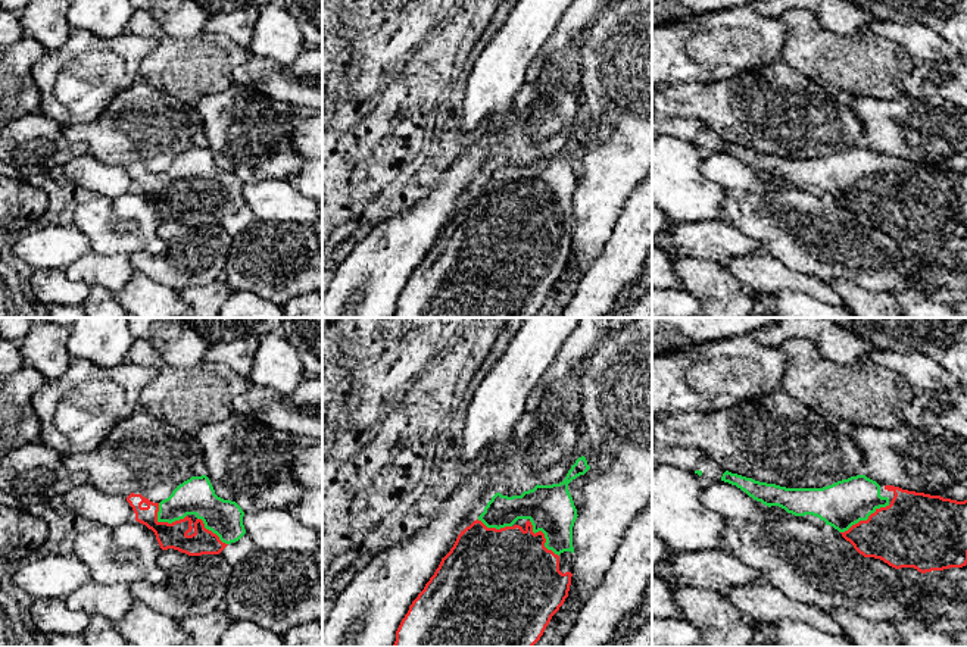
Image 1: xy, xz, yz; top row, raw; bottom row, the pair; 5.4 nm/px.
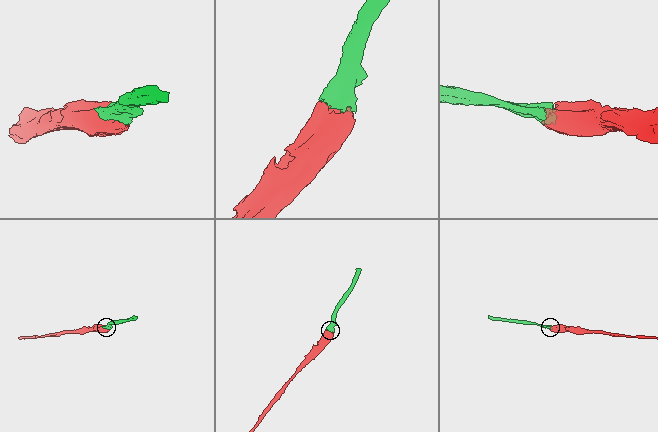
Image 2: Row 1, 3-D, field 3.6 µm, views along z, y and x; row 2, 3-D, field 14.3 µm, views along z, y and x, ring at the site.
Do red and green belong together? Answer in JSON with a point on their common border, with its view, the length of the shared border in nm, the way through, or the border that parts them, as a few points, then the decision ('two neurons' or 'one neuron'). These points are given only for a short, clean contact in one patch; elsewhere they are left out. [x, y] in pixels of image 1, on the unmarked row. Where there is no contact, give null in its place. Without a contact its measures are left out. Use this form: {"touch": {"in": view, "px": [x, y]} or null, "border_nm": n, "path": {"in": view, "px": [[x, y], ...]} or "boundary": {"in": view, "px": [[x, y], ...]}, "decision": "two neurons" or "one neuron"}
{"touch": {"in": "yz", "px": [864, 191]}, "border_nm": 320, "decision": "one neuron"}

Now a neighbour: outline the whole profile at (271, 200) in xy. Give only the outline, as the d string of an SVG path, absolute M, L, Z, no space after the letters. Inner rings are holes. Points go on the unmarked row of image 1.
M268 178L244 184L243 196L258 222L296 222L314 225L318 204L296 190L291 181Z

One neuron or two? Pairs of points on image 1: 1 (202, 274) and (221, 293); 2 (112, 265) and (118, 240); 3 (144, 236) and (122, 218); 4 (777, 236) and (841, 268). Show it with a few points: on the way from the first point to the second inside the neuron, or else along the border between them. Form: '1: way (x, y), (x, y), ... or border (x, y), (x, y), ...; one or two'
1: border (222, 277), (206, 284), (189, 286), (178, 291); two
2: border (91, 250), (100, 255), (128, 256); two
3: way (139, 233), (128, 224); one
4: way (794, 236), (811, 238), (824, 252); one

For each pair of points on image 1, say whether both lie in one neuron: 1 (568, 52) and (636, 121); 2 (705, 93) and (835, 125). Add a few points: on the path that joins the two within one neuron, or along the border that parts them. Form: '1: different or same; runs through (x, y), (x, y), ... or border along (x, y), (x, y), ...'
1: different; border along (590, 30), (580, 50), (580, 62)
2: same; runs through (738, 109), (776, 109), (802, 119)

